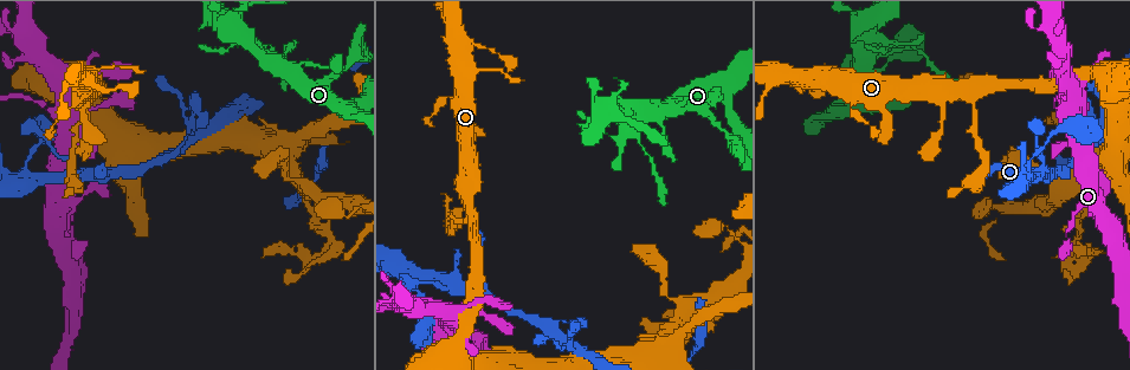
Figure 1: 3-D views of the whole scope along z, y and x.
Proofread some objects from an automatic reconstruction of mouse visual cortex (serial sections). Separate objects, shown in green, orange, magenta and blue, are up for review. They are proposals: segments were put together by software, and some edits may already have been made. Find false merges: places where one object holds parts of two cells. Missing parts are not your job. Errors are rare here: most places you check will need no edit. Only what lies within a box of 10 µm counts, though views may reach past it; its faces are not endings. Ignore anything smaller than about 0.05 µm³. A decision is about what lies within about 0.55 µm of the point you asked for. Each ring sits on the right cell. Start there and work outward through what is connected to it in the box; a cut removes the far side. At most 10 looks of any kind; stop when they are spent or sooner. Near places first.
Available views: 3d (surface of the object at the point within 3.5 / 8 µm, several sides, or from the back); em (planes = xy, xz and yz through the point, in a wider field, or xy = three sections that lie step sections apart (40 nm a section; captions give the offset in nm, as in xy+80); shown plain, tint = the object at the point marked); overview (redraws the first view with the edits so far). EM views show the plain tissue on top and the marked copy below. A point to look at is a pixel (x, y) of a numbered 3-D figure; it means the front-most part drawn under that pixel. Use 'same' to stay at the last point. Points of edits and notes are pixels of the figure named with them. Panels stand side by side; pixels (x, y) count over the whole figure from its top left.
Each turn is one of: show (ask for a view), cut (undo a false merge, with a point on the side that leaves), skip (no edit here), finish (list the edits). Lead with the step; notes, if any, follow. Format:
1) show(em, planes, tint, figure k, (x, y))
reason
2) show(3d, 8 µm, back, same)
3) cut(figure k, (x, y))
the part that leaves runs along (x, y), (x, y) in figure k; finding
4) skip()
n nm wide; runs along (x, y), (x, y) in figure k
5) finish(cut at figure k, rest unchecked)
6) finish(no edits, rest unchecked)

show(3d, 3.5 µm, figure 1, (452, 287))
two arms in line, one across

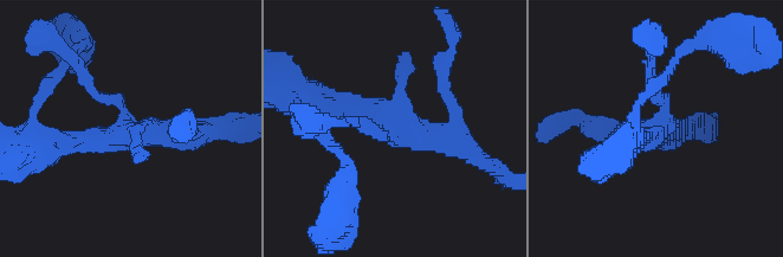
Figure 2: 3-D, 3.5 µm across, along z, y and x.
show(em, xy, step 2, tint, figure 2, (126, 131))
shape alone is not enough

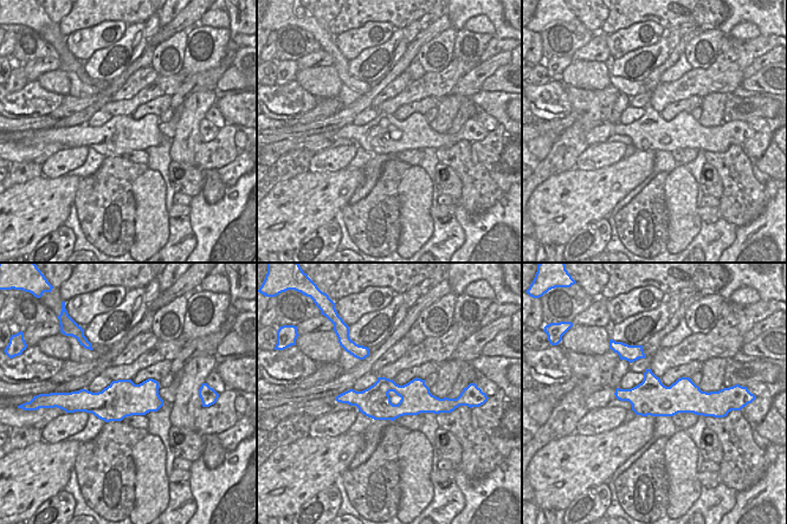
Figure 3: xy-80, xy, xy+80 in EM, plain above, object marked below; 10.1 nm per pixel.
skip()
runs along (340, 398), (381, 408), (440, 402) in figure 3; one cell here

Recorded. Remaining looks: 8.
show(3d, 8 µm, figure 1, (573, 349))
abrupt turn

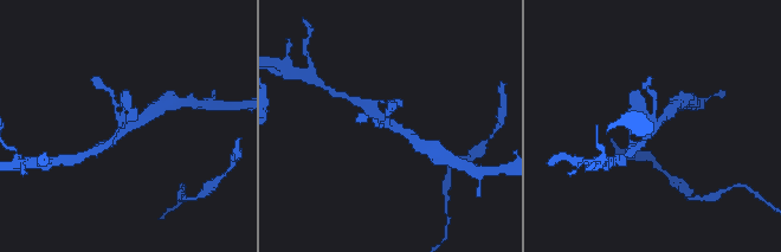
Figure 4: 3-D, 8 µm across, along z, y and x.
show(3d, 3.5 µm, same)
closer look

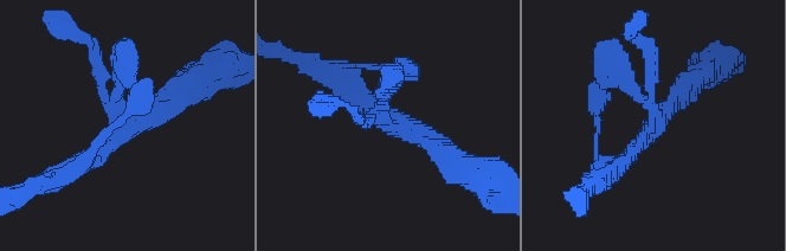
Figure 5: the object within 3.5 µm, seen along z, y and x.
show(em, planes, tint, figure 5, (128, 131))
4 arms; arms of 200, 200, 250, 250 nm; need the tissue

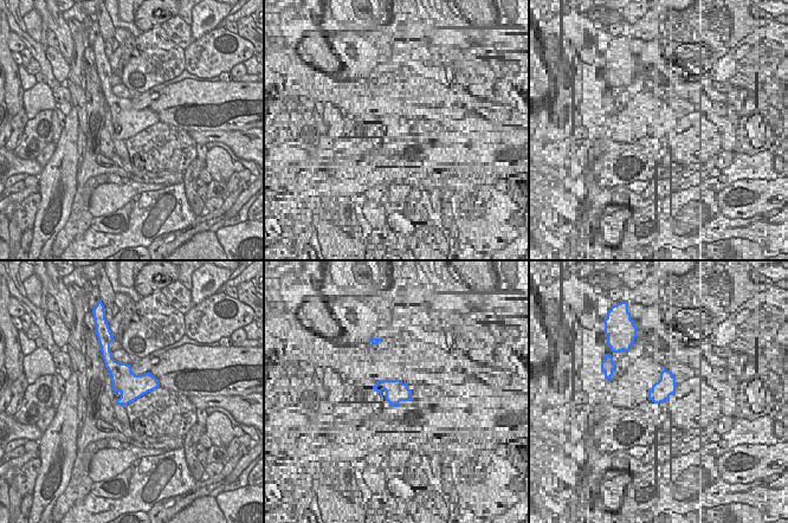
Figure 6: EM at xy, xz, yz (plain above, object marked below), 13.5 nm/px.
skip()
all the same cell

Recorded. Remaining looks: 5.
show(3d, 3.5 µm, figure 1, (1073, 113))
thin neck

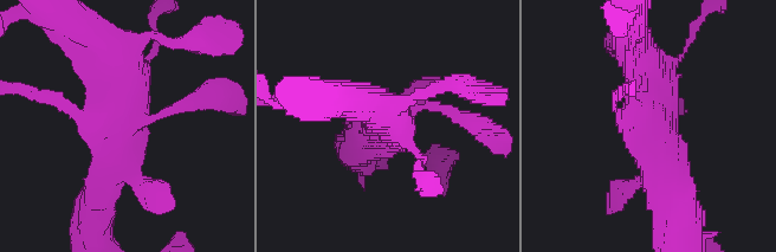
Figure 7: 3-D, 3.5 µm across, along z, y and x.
show(em, xy, step 2, tint, figure 7, (140, 118))
now the EM

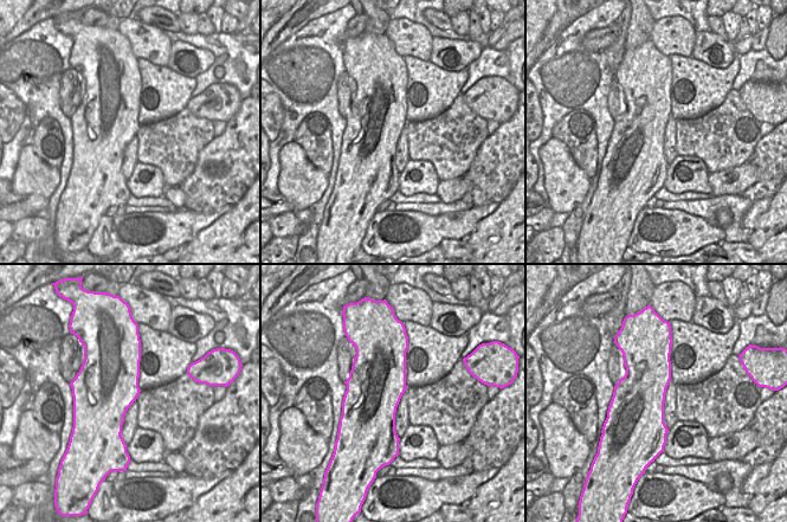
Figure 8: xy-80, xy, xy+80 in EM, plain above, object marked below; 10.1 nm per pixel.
skip()
runs along (665, 191), (635, 45) in figure 7; continuous, no second cell

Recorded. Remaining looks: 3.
show(em, xy, step 3, tint, figure 1, (624, 135))
thick turns thin

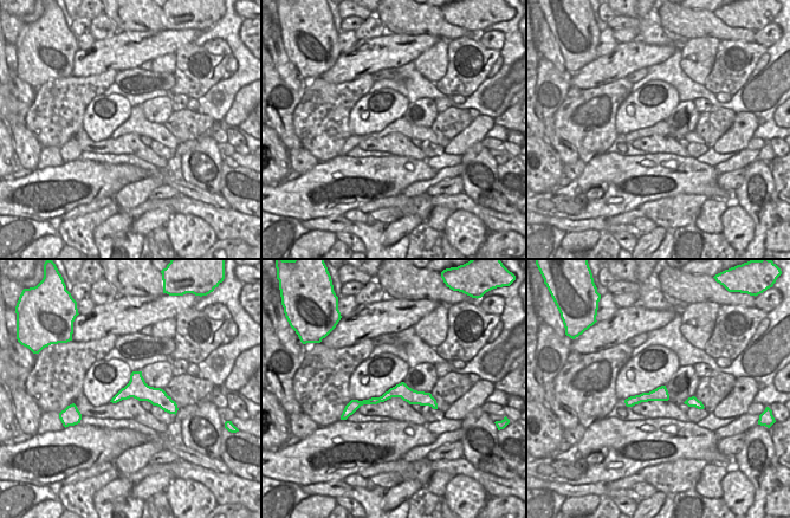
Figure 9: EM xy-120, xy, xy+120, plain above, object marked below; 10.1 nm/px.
show(3d, 3.5 µm, same)

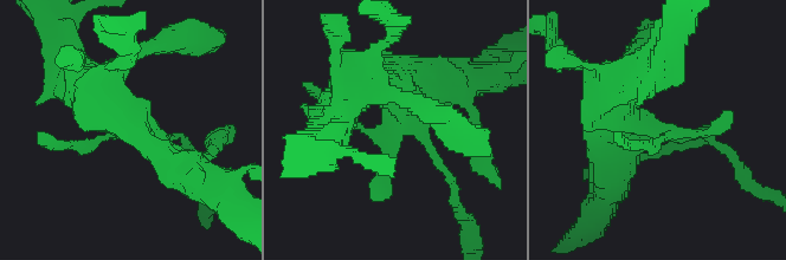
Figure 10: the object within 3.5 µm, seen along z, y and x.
skip()
runs along (440, 86), (400, 104), (393, 141), (346, 116) in figure 10; all the same cell

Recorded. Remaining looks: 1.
finish(no edits, rest unchecked)

